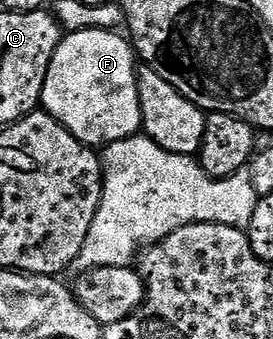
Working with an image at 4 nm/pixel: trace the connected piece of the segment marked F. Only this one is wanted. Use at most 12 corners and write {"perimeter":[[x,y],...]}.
{"perimeter":[[65,33],[40,106],[84,146],[142,130],[136,51]]}

